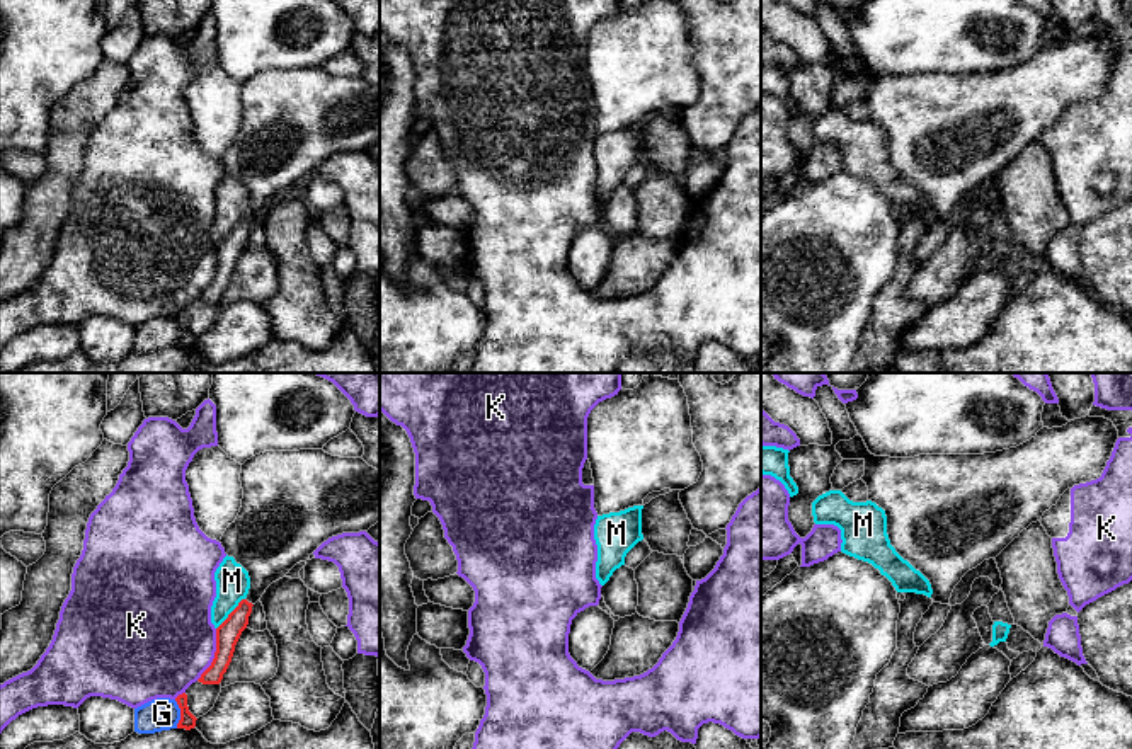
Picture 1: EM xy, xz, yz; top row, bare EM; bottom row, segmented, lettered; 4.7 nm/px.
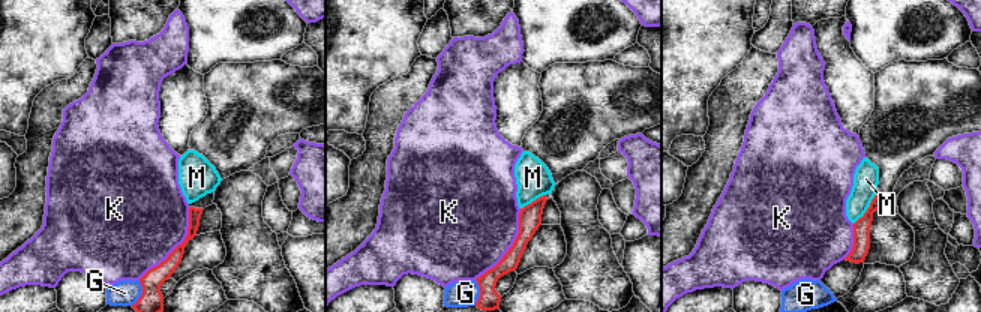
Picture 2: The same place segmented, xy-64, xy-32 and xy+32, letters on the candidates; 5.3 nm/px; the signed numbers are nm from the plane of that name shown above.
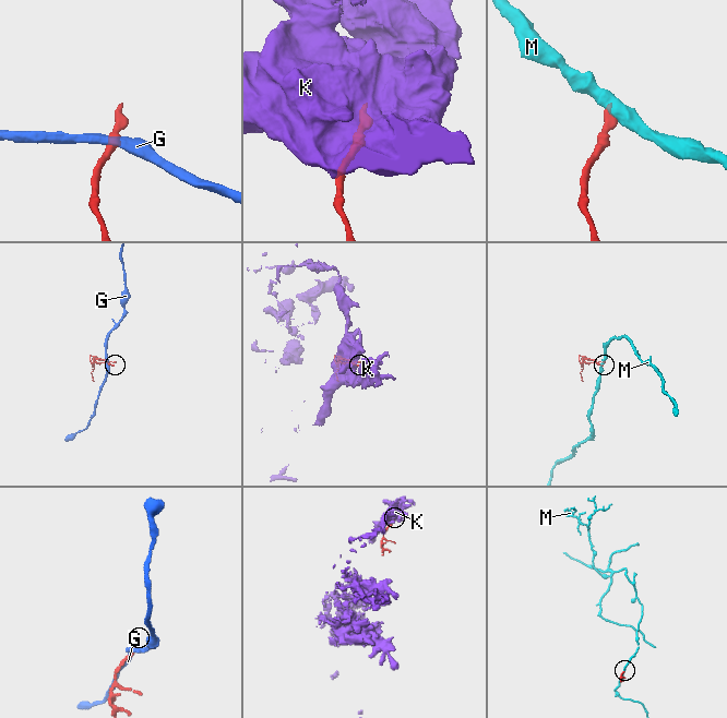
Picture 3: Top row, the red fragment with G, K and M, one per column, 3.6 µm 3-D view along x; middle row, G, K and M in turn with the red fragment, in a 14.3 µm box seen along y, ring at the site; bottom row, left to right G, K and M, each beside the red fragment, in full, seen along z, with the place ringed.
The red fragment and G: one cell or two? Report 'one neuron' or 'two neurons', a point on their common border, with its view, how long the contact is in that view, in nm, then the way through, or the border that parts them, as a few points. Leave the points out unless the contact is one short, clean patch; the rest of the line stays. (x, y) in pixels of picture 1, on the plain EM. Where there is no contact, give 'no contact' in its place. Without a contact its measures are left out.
two neurons | xy (181, 332) | 140 nm | along xy (174, 319), (179, 327), (177, 346)

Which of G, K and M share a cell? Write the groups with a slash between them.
G / K / M

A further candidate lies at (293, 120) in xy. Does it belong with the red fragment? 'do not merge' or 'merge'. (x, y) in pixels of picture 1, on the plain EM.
merge

